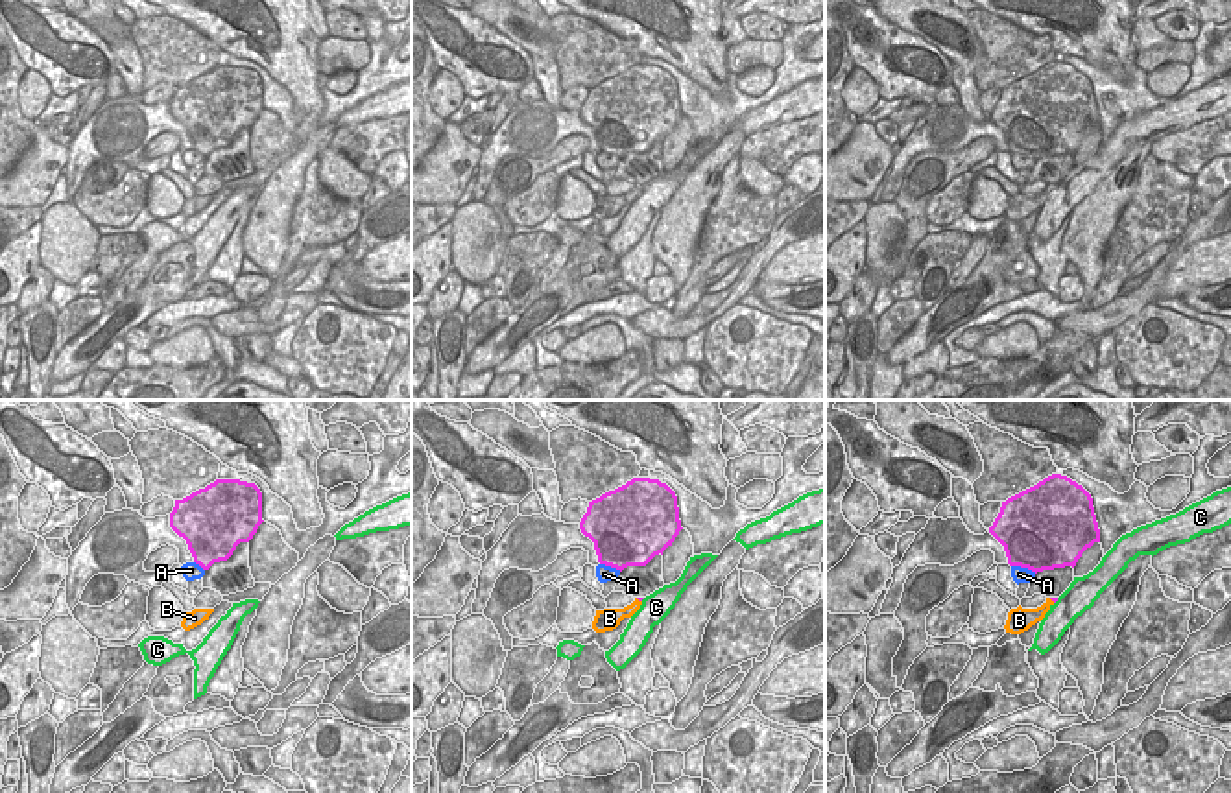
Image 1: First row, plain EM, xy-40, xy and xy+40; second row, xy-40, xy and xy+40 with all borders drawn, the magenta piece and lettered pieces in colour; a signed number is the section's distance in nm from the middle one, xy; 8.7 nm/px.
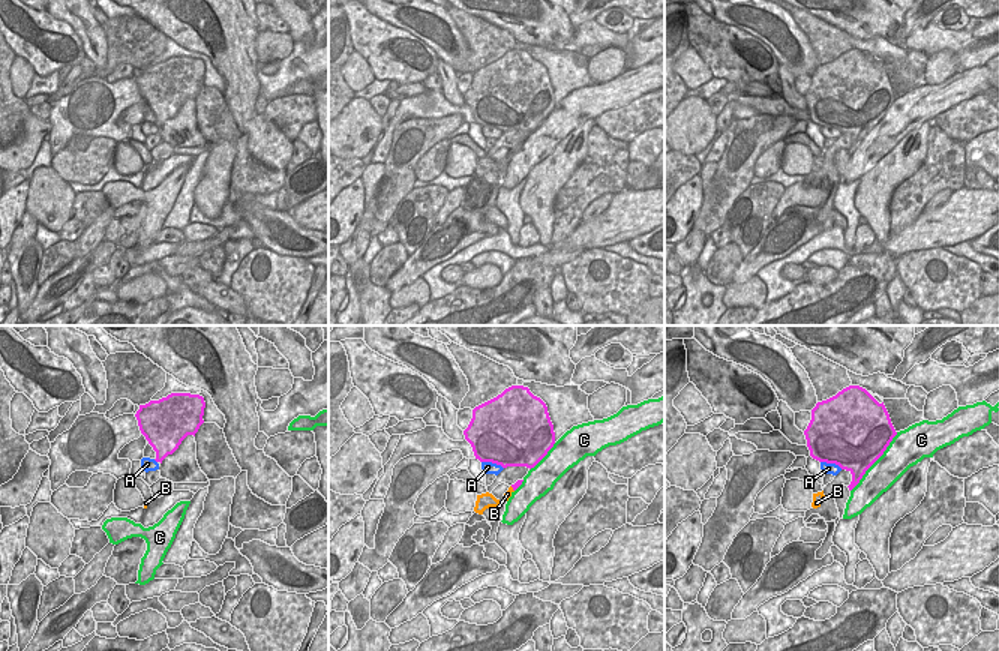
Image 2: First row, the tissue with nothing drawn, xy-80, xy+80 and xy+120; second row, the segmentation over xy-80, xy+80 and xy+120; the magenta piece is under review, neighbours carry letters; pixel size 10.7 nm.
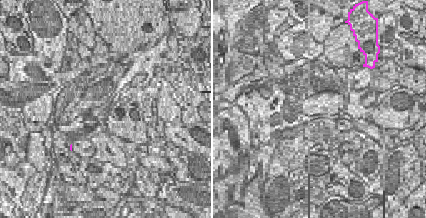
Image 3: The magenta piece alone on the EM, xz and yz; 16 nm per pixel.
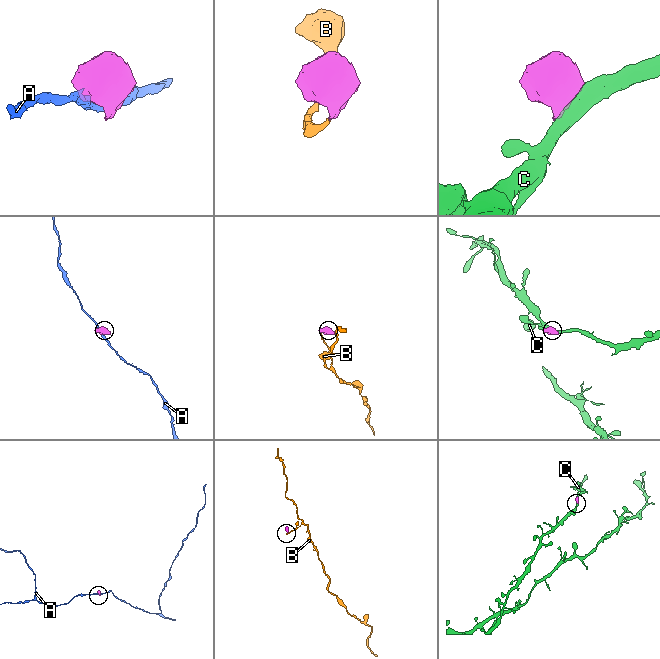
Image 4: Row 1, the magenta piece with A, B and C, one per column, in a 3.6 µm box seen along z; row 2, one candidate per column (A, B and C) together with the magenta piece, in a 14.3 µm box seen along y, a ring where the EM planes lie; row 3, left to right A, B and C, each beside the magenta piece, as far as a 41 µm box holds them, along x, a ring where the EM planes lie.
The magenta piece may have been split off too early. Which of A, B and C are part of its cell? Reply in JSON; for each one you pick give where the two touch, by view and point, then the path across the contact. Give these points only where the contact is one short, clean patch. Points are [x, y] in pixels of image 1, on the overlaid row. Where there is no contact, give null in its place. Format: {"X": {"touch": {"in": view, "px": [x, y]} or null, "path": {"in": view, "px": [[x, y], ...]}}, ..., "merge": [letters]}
{"B": {"touch": {"in": "xy", "px": [639, 600]}, "path": {"in": "xy", "px": [[637, 598], [639, 600], [626, 613], [615, 615]]}}, "merge": ["B"]}

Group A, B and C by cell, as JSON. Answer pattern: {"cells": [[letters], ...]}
{"cells": [["A"], ["B"], ["C"]]}

